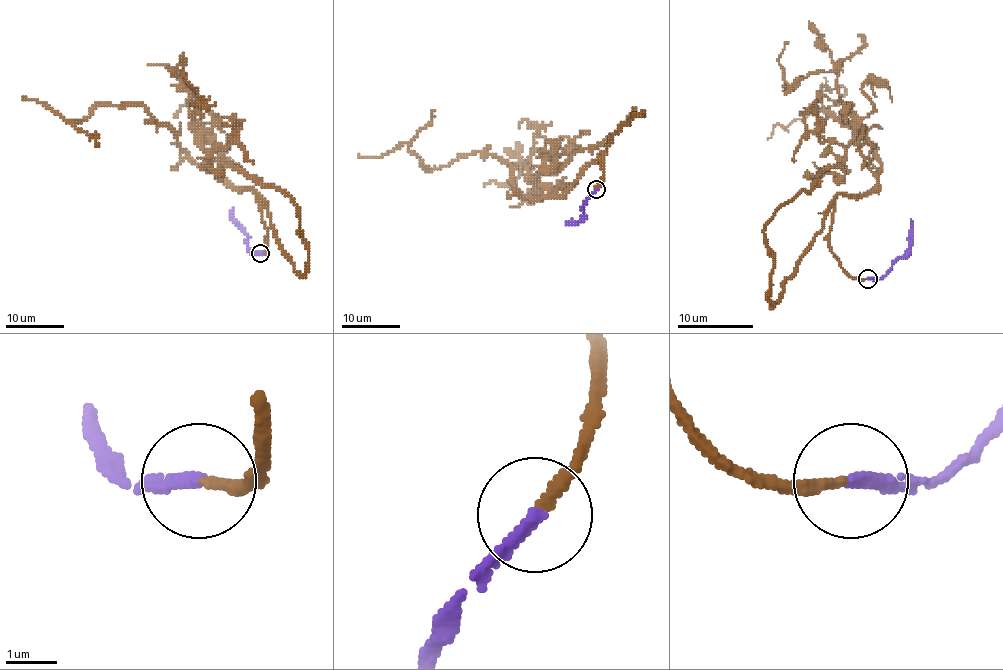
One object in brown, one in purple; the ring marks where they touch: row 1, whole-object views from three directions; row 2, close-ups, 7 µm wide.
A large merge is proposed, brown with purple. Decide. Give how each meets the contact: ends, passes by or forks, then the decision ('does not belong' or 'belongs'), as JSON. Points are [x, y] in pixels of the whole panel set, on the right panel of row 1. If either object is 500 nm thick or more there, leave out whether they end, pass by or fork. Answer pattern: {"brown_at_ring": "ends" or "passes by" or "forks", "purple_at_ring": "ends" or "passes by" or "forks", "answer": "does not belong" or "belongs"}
{"brown_at_ring": "ends", "purple_at_ring": "ends", "answer": "belongs"}

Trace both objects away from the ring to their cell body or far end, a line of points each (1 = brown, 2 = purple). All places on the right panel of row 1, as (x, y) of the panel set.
1: (867, 279), (831, 251), (830, 207), (771, 307), (767, 221), (854, 136), (833, 72), (784, 81), (788, 42)
2: (867, 279), (880, 279), (905, 253), (910, 219)

